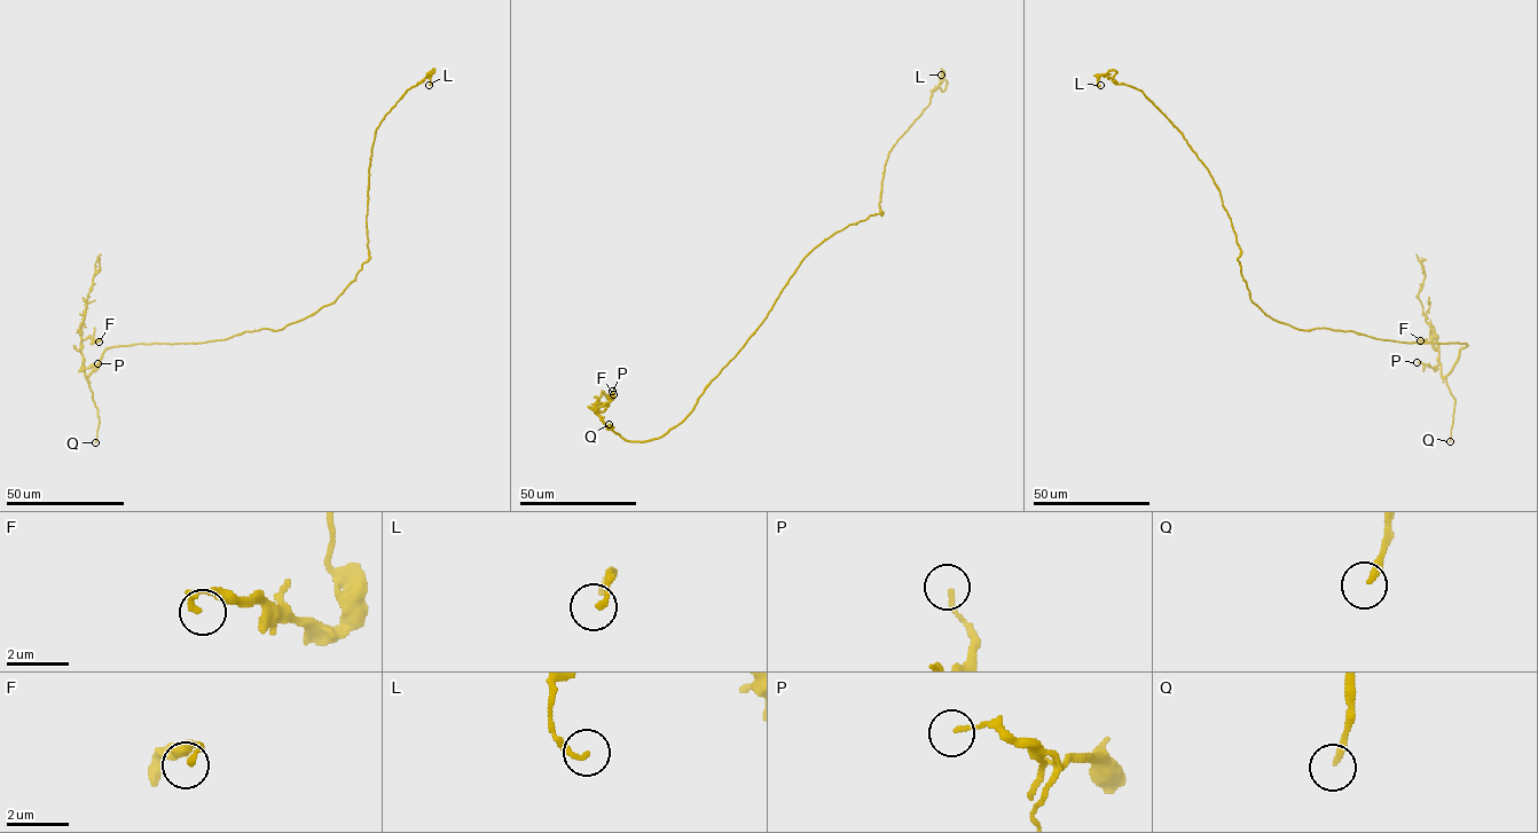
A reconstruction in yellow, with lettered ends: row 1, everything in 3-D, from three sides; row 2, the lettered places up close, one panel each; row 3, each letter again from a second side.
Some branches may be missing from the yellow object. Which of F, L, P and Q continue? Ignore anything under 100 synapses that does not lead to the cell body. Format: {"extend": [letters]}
{"extend": ["Q"]}

